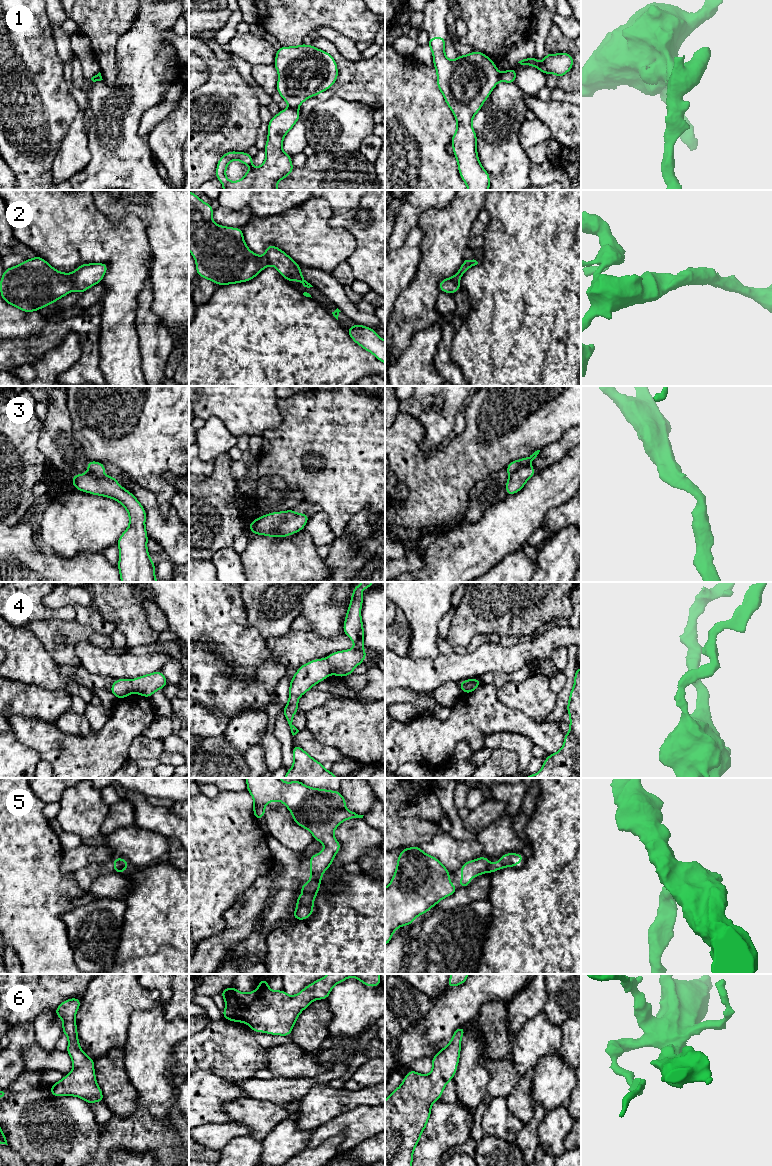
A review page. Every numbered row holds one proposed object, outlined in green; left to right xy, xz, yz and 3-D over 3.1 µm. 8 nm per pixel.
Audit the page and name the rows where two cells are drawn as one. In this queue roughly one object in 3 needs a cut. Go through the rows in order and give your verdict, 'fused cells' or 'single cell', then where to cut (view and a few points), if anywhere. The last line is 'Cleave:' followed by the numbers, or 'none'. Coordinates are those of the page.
1: fused cells; cut xz (290, 106), (297, 109)
2: single cell; cut none
3: fused cells; cut yz (528, 464), (520, 466), (509, 475)
4: fused cells; cut xz (327, 658), (331, 672)
5: fused cells; cut xz (320, 880), (310, 881)
6: single cell; cut none
Cleave: 1, 3, 4, 5

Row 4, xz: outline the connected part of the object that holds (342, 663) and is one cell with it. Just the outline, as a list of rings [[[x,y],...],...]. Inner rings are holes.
[[[362,582],[356,585],[352,591],[351,601],[345,616],[343,625],[344,634],[347,635],[355,644],[353,649],[336,651],[329,655],[328,663],[331,667],[331,673],[339,677],[345,677],[353,673],[355,667],[360,665],[367,654],[363,649],[365,633],[361,618],[361,607],[363,604],[363,595],[360,592],[368,589],[374,582]]]

